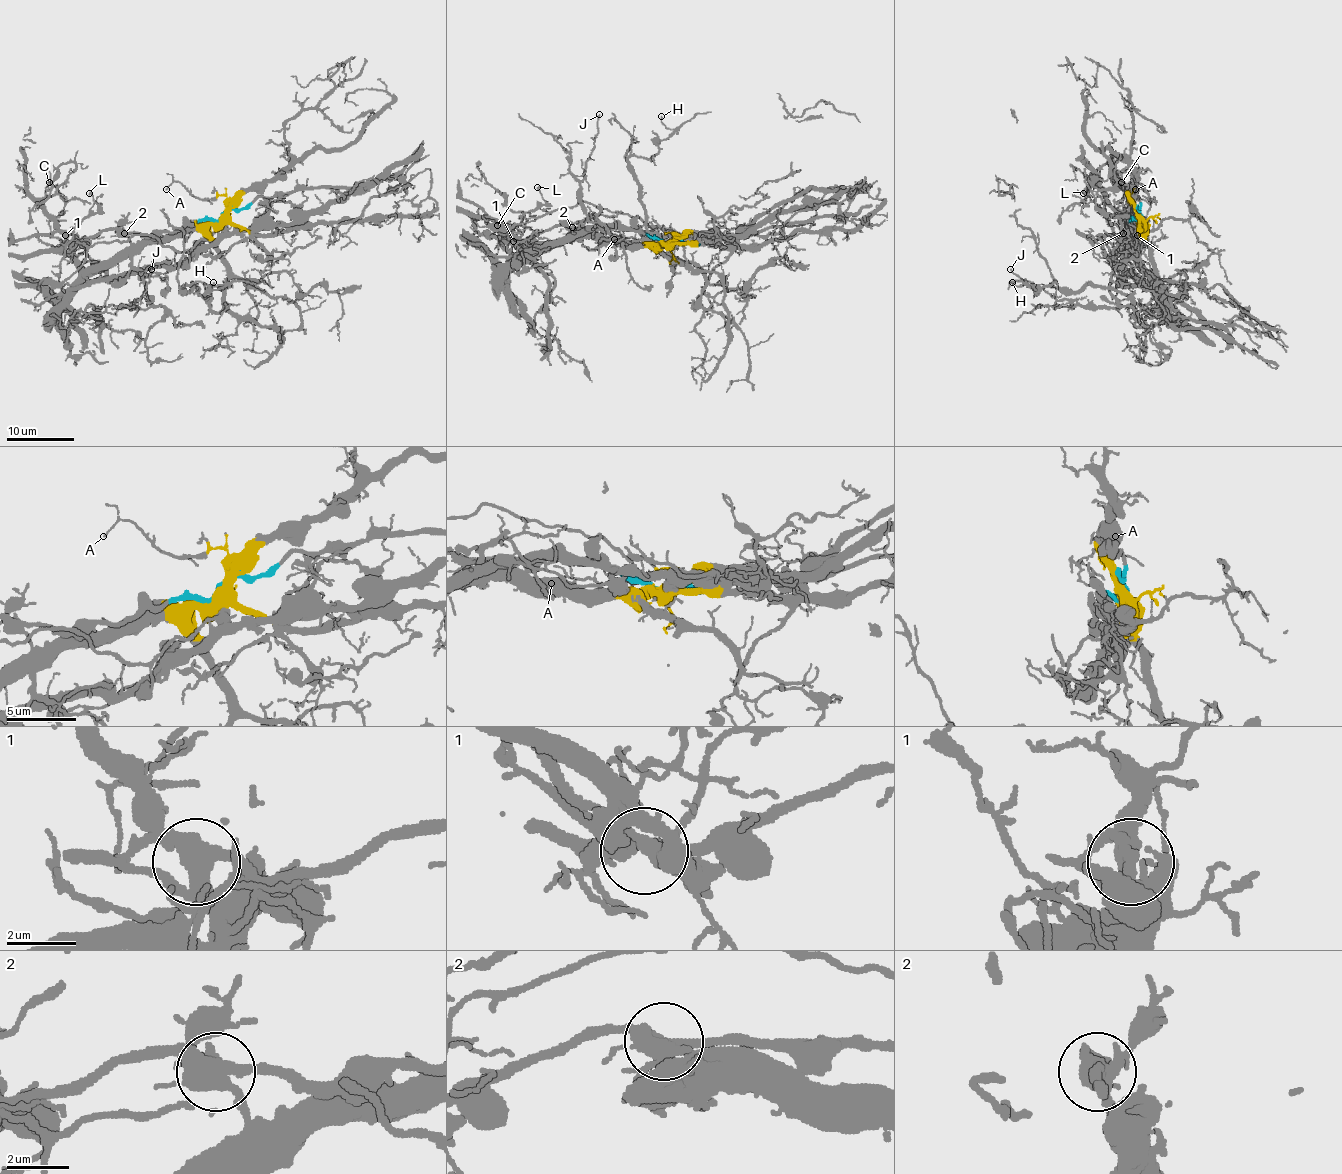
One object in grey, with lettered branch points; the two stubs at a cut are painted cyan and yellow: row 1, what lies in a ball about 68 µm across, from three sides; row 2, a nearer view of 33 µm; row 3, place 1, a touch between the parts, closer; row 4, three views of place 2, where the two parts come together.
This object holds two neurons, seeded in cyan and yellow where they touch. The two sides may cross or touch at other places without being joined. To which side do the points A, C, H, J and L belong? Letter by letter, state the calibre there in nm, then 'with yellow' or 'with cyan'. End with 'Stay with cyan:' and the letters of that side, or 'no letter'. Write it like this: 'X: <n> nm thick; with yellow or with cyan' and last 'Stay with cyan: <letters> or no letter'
A: 110 nm thick; with yellow
C: 160 nm thick; with yellow
H: 120 nm thick; with yellow
J: 150 nm thick; with yellow
L: 170 nm thick; with cyan
Stay with cyan: L

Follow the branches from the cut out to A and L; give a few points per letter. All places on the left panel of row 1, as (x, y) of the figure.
A: (223, 214), (225, 196), (200, 199), (179, 182), (173, 182), (166, 189)
L: (223, 214), (174, 231), (137, 235), (105, 229), (91, 238), (76, 241), (73, 229), (97, 211), (90, 192)

